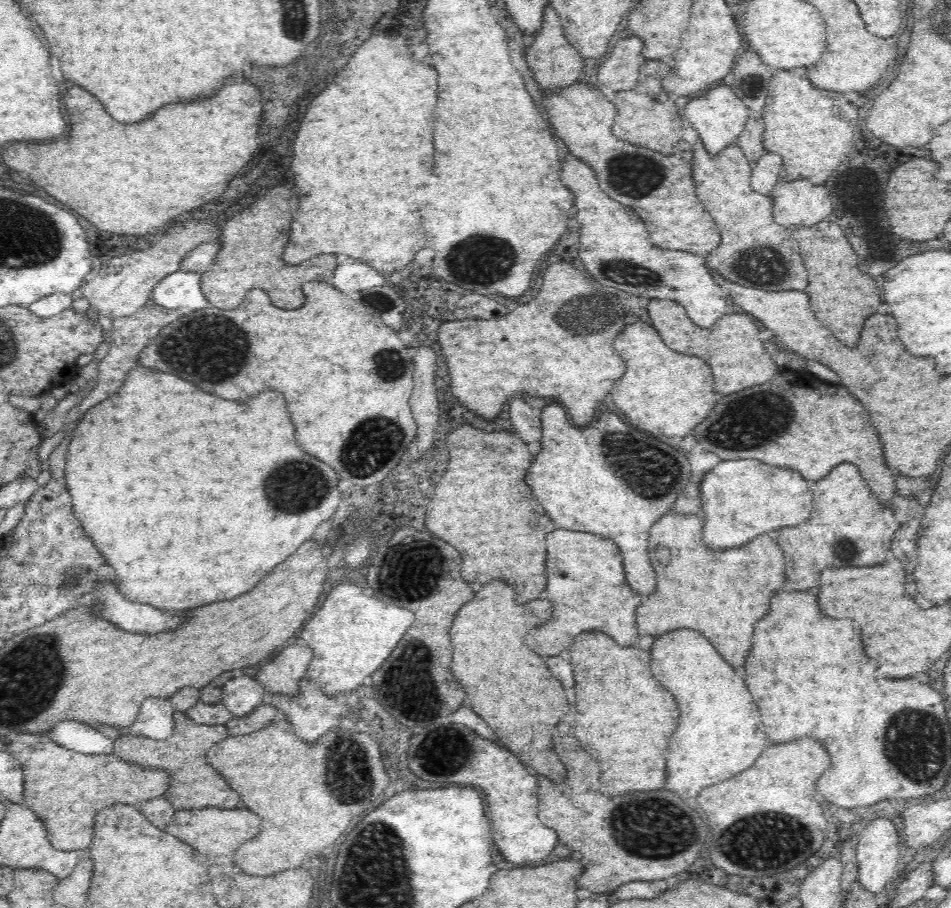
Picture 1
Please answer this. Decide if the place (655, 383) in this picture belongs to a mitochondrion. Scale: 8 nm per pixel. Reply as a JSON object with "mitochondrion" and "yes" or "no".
{"mitochondrion":"no"}

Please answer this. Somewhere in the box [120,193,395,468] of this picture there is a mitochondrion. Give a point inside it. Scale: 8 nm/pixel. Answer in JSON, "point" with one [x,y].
{"point":[210,351]}

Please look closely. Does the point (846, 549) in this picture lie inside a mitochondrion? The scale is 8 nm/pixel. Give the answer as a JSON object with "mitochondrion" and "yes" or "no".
{"mitochondrion":"yes"}

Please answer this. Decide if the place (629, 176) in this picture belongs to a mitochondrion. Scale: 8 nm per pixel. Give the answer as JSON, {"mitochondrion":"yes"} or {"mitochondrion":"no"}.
{"mitochondrion":"yes"}

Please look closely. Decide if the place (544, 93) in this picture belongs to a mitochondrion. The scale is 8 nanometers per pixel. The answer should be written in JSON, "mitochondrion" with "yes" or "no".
{"mitochondrion":"no"}

